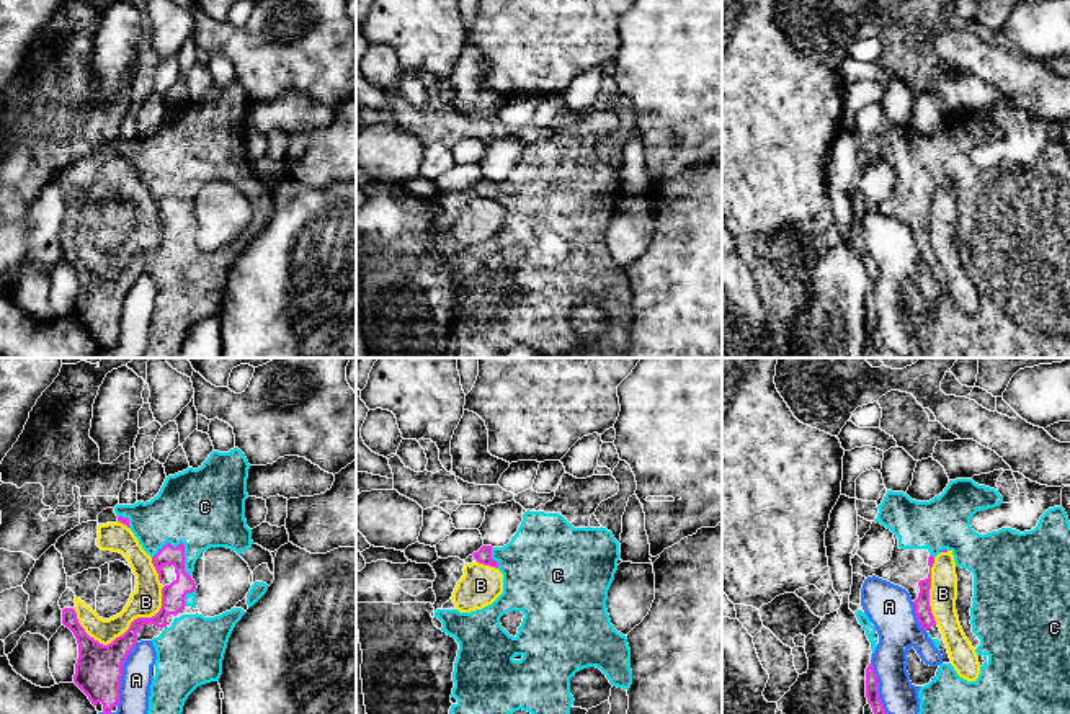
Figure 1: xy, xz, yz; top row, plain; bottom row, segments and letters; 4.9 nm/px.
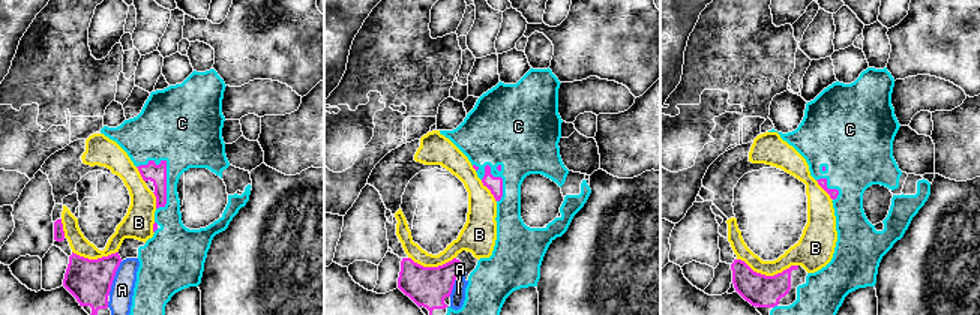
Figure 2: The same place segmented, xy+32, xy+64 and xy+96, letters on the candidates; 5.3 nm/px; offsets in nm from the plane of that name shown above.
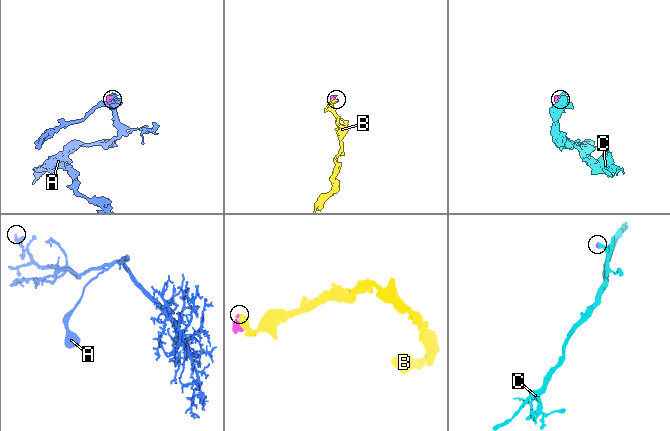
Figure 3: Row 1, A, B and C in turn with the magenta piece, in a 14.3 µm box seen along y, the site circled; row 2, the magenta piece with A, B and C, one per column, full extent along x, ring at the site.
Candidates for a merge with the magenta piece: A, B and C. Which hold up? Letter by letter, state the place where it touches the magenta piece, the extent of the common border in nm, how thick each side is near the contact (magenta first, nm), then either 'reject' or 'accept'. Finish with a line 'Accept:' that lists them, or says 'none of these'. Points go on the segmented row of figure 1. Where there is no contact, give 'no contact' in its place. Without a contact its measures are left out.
A: meets magenta in xy at (121, 673); contact 320 nm long; 240 nm thick on the magenta side, 150 nm on the other; reject
B: meets magenta in xy at (124, 633); contact 460 nm long; 240 nm thick on the magenta side, 160 nm on the other; reject
C: meets magenta in xy at (183, 544); contact 220 nm long; 110 nm thick on the magenta side, 400 nm on the other; accept
Accept: C

